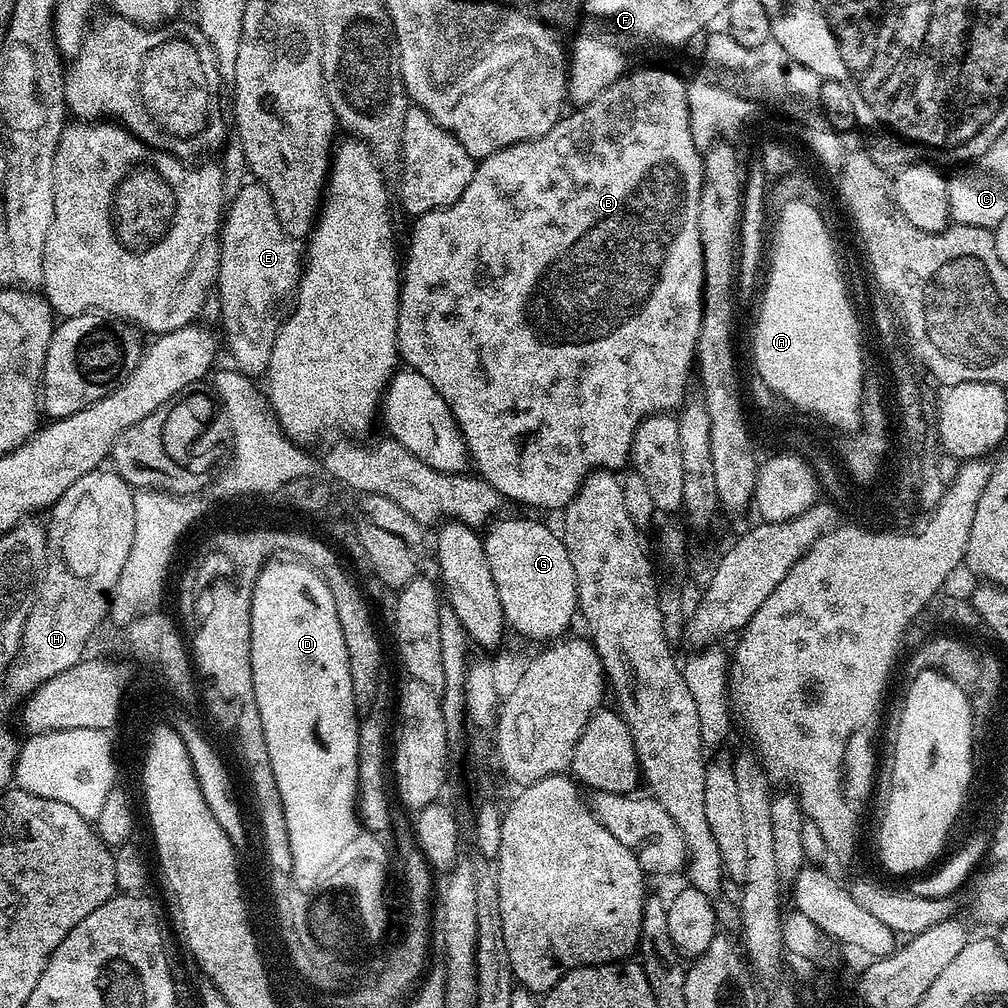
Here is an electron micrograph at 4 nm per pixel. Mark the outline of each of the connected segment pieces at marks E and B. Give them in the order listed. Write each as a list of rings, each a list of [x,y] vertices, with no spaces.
[[[257,182],[231,199],[222,221],[220,234],[220,274],[218,277],[219,323],[224,323],[228,334],[228,348],[236,359],[235,367],[253,378],[263,377],[274,354],[274,342],[280,328],[290,312],[290,305],[296,299],[302,275],[302,252],[296,249],[297,241],[282,230],[274,202],[264,185]]]
[[[640,68],[629,71],[627,74],[614,81],[609,88],[602,90],[598,98],[590,103],[577,107],[576,112],[569,111],[561,115],[560,121],[544,136],[536,140],[518,142],[514,146],[506,146],[494,154],[490,154],[485,160],[476,165],[476,173],[472,177],[469,186],[462,192],[462,196],[448,208],[434,209],[424,215],[417,215],[412,228],[412,241],[408,244],[408,261],[402,264],[402,279],[400,282],[400,313],[398,314],[398,326],[396,327],[396,346],[398,356],[404,360],[411,371],[422,374],[434,390],[442,394],[444,403],[452,408],[457,422],[464,435],[464,441],[468,447],[468,455],[471,463],[476,464],[475,471],[484,477],[494,490],[504,495],[505,501],[516,504],[529,504],[532,508],[556,508],[563,510],[574,498],[574,494],[582,486],[589,472],[597,470],[620,470],[623,464],[627,465],[632,450],[632,439],[638,430],[638,426],[647,416],[668,414],[679,409],[685,403],[684,391],[688,388],[688,379],[693,379],[694,365],[696,364],[696,343],[700,337],[700,327],[704,317],[704,251],[700,241],[700,222],[698,214],[700,210],[700,195],[704,186],[704,157],[701,149],[697,148],[694,138],[690,134],[690,106],[688,105],[688,85],[685,77],[671,72],[668,68]]]

